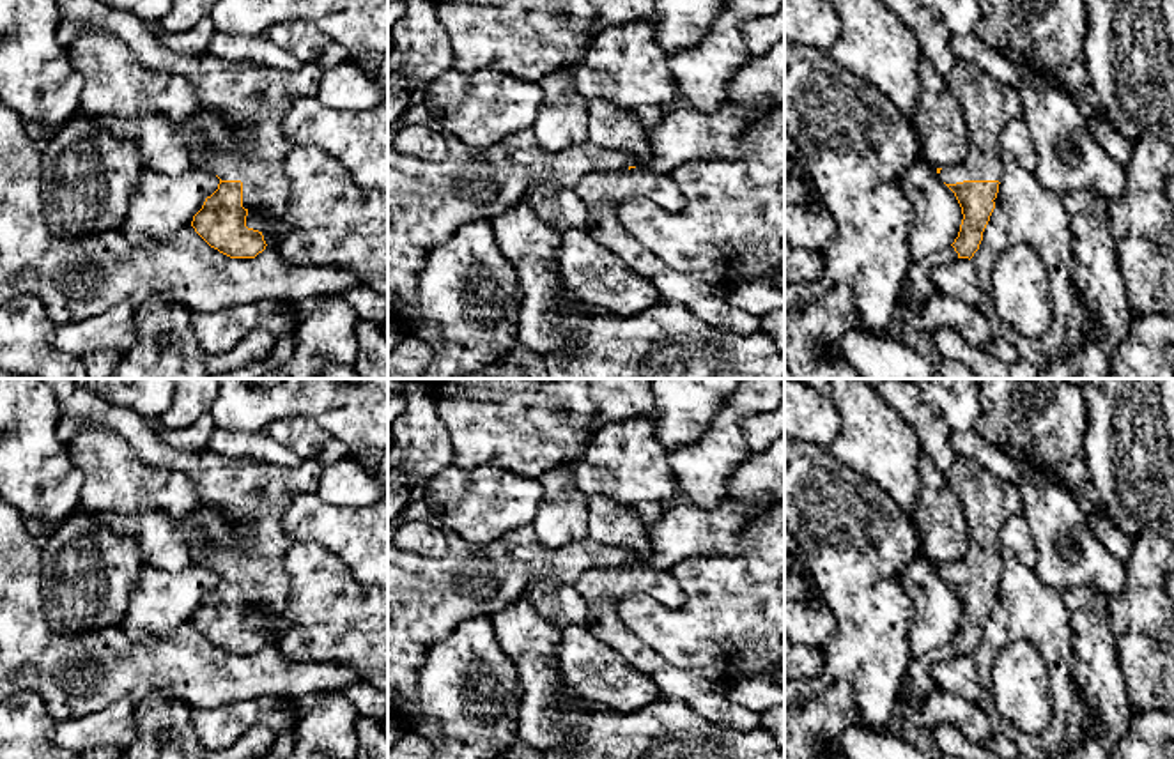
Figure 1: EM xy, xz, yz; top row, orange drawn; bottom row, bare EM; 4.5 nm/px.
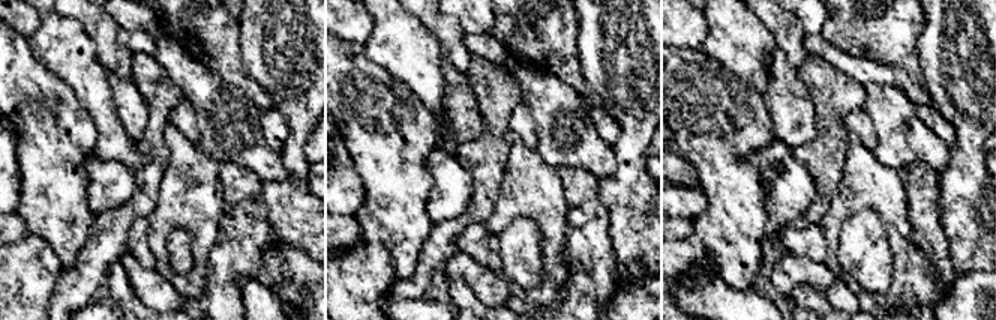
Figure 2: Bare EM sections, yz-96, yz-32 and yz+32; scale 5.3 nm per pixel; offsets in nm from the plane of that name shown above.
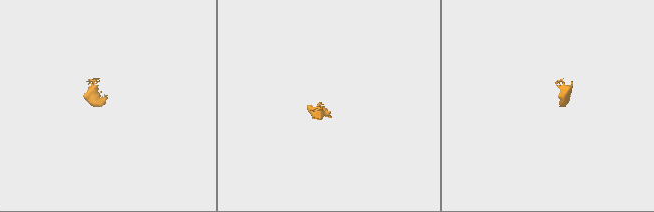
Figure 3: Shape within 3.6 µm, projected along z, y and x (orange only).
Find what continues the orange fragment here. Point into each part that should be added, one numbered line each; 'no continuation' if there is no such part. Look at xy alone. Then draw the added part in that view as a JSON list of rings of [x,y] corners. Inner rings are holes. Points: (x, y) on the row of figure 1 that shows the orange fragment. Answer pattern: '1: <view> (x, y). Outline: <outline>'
1: xy (254, 98). Outline: [[[55,0],[55,4],[58,9],[57,39],[64,48],[74,42],[85,25],[96,25],[122,41],[145,69],[186,78],[198,92],[195,113],[220,113],[239,129],[239,138],[250,147],[246,156],[228,156],[225,152],[205,152],[198,143],[193,166],[209,170],[221,180],[241,180],[244,209],[267,211],[274,218],[283,216],[290,195],[283,163],[296,143],[282,131],[282,120],[296,99],[317,97],[324,74],[321,65],[308,62],[296,71],[283,71],[244,60],[232,62],[212,53],[184,57],[165,46],[140,18],[112,9],[101,0]]]

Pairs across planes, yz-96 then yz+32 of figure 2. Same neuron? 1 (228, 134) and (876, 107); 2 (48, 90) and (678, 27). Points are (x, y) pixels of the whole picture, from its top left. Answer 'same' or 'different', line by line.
1: same
2: different

